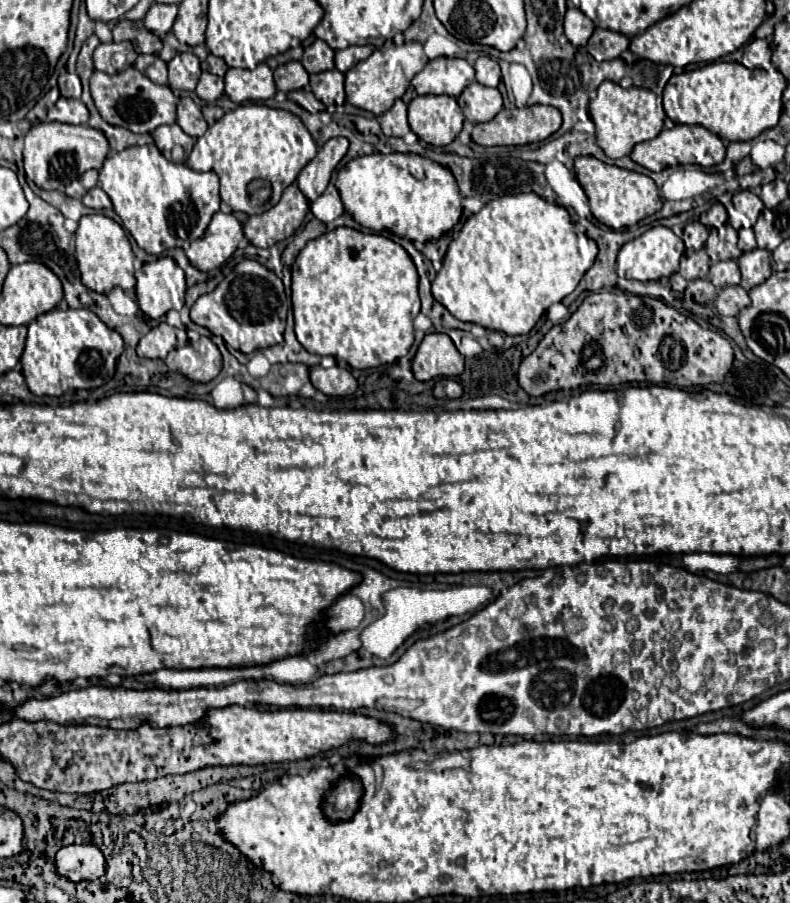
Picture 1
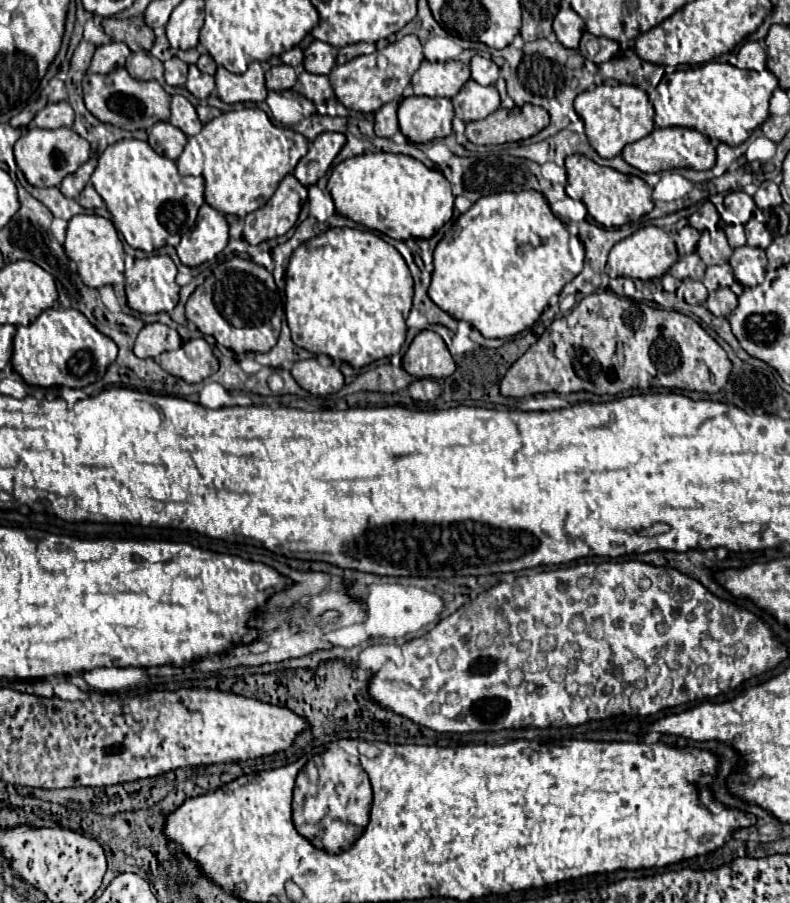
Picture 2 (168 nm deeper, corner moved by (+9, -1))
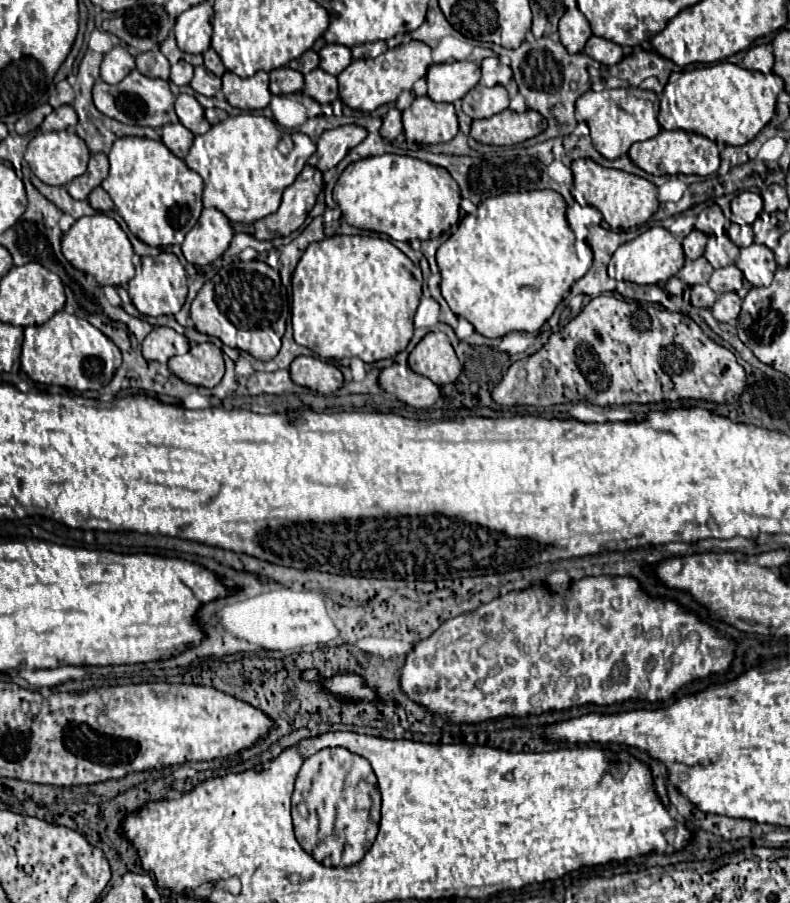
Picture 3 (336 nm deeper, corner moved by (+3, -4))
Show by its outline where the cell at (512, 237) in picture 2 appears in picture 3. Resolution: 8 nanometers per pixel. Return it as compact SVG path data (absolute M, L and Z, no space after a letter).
M535 190L523 194L499 194L483 200L475 214L461 220L457 232L439 246L437 264L441 274L441 294L449 308L469 320L487 338L501 338L509 332L537 332L555 312L565 292L589 270L593 253L585 241L576 239L565 220L565 200L555 190Z

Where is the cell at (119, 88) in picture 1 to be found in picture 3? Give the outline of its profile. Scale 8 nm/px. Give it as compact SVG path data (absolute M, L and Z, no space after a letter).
M137 70L129 72L119 84L113 84L113 86L105 84L103 80L97 80L93 86L93 102L101 114L113 120L119 120L123 124L131 124L131 126L161 128L165 124L177 122L177 114L173 110L175 96L169 90L169 82L145 78Z

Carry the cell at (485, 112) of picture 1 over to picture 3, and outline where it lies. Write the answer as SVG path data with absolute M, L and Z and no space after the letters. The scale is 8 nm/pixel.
M477 84L461 100L463 114L467 114L473 120L475 118L491 118L507 108L509 108L509 96L503 86L487 88L483 84Z

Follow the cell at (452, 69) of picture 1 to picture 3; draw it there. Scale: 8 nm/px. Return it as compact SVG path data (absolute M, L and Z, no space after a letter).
M475 62L431 64L427 70L427 96L435 102L461 100L481 80L481 68Z

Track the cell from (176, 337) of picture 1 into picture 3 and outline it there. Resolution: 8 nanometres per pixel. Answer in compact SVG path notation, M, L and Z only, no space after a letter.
M153 328L143 340L143 356L161 364L167 363L171 356L183 355L189 350L188 339L171 328Z

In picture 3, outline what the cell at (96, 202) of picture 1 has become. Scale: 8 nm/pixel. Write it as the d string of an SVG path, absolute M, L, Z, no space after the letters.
M99 186L99 188L95 188L91 194L89 194L89 204L91 204L91 208L95 208L95 210L99 210L99 212L109 212L109 210L113 210L113 200L109 198L109 194Z

